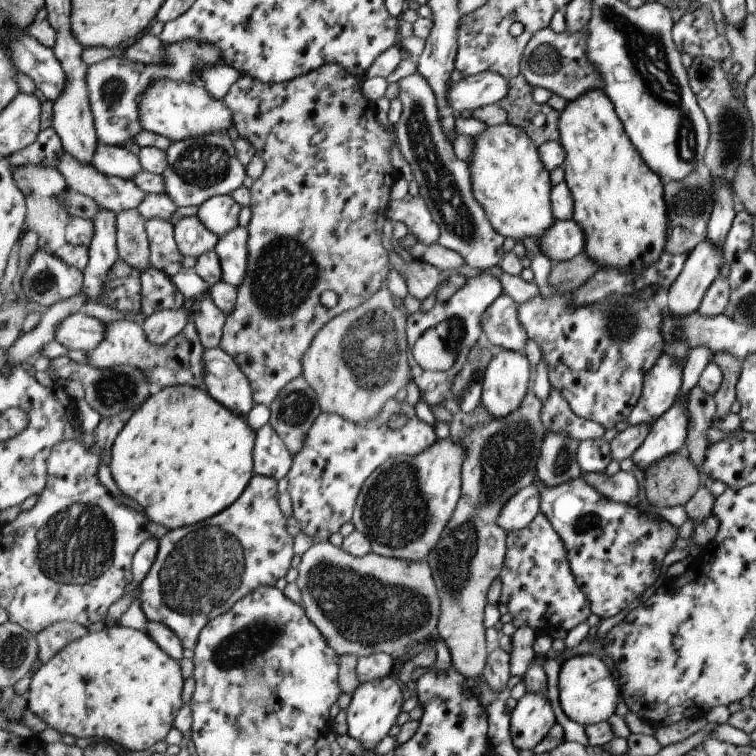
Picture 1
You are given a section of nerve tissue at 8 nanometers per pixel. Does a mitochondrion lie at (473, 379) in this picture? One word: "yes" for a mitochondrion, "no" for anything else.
yes

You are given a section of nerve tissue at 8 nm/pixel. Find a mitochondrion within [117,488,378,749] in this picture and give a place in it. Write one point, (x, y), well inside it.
(207, 565)

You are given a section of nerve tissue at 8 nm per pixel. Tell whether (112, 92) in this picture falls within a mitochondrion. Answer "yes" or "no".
yes

